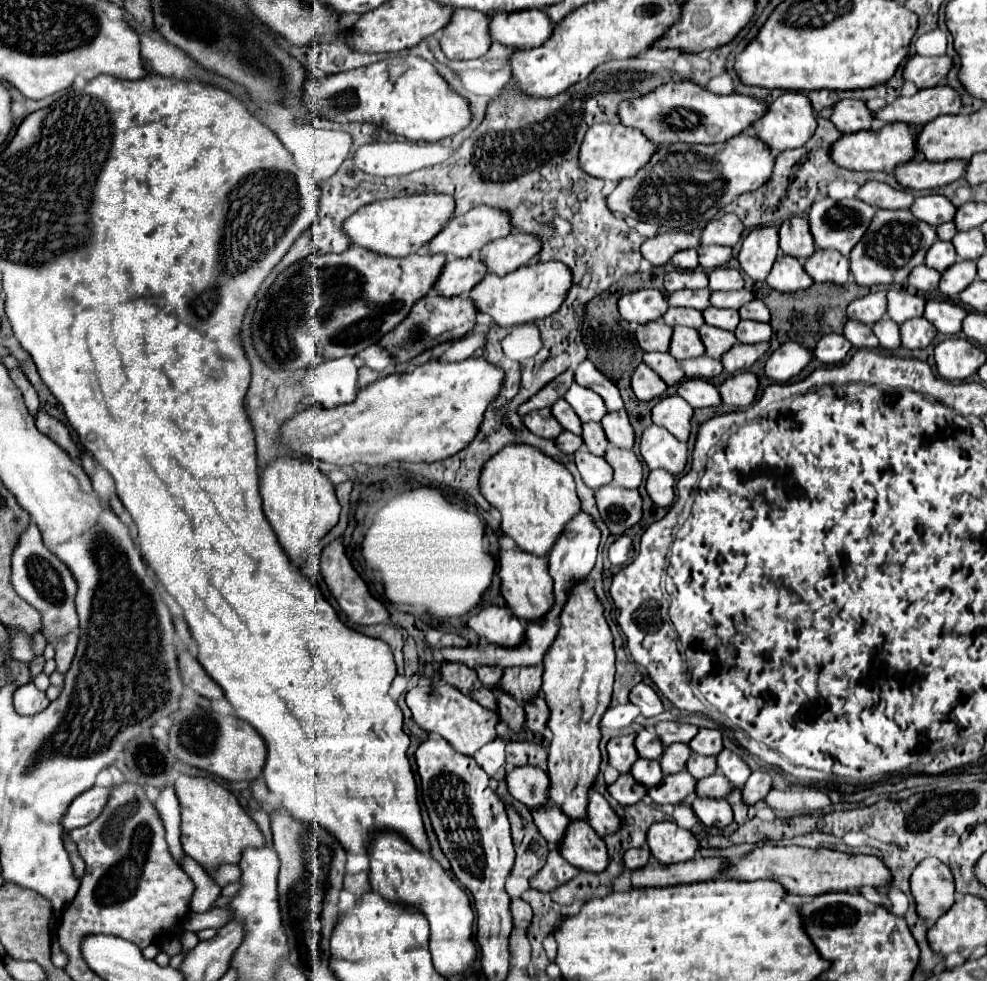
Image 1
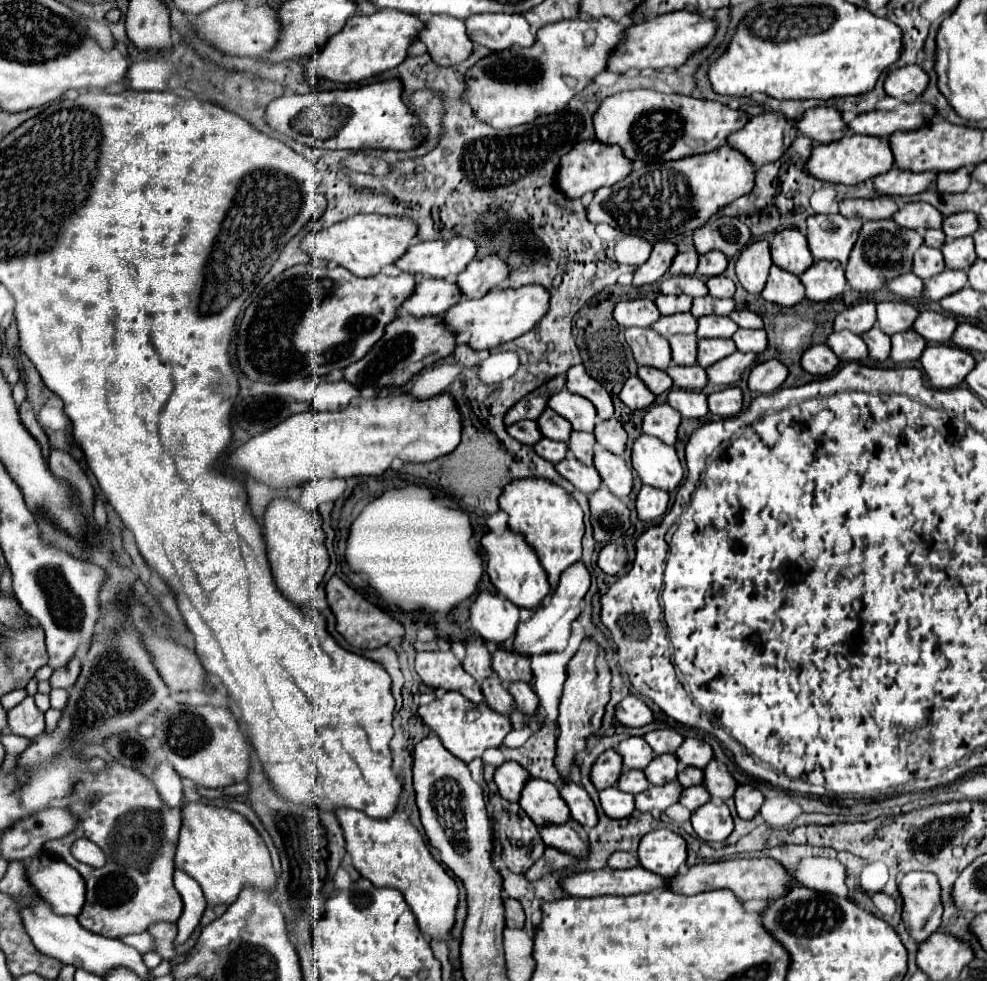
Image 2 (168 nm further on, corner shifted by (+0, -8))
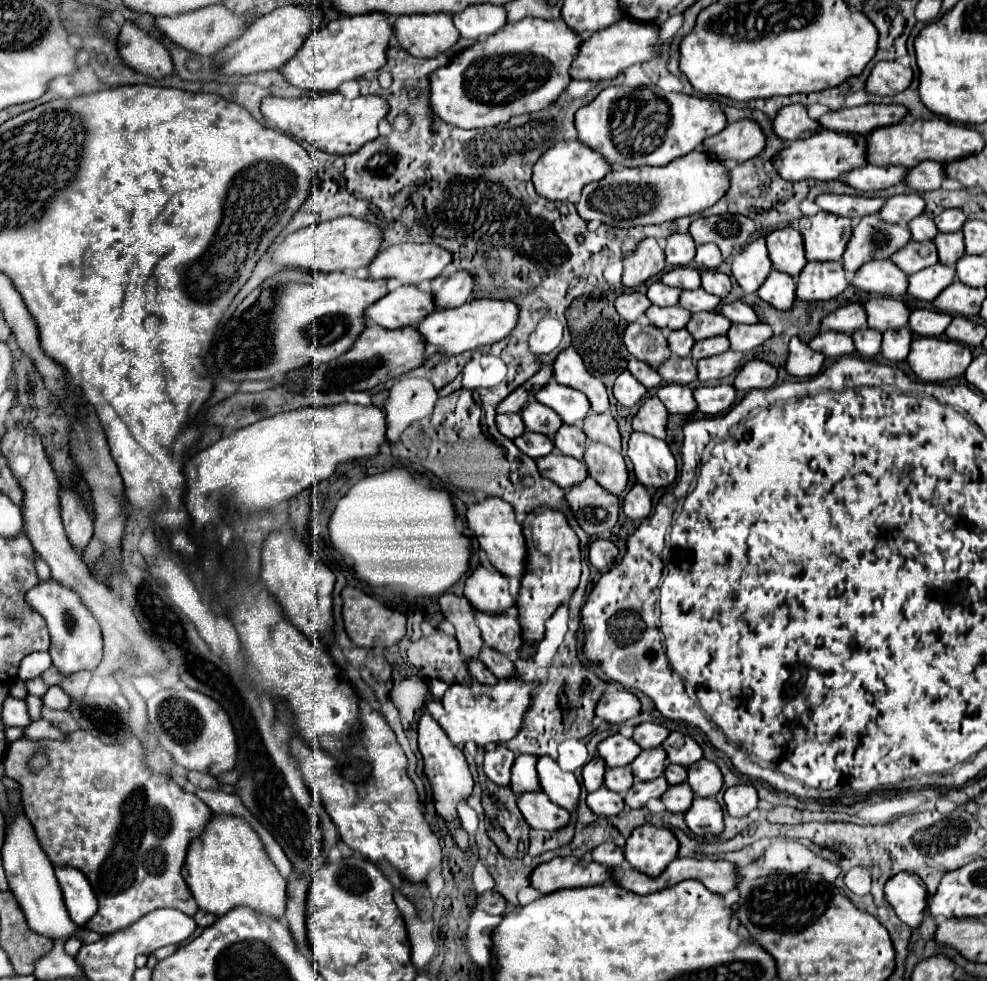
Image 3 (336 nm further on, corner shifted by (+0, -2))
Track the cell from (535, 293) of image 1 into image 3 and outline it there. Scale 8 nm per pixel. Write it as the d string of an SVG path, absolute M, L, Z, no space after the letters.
M470 296L470 300L458 308L442 308L442 310L436 310L430 316L426 316L418 324L418 332L424 336L426 344L438 346L440 352L460 354L466 350L474 350L474 348L480 348L486 344L500 342L516 328L518 318L520 318L520 306L510 298L500 300L500 298Z

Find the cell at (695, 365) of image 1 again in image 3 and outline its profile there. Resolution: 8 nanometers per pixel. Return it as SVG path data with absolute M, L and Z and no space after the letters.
M668 358L660 368L660 376L664 382L676 382L676 384L692 384L698 378L696 362L692 358Z

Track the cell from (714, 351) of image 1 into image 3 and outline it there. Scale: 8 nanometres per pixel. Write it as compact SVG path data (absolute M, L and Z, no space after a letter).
M712 336L712 338L704 338L704 340L694 342L692 358L694 358L694 360L710 358L710 356L716 356L716 354L726 352L728 348L730 348L730 344L728 344L728 336Z

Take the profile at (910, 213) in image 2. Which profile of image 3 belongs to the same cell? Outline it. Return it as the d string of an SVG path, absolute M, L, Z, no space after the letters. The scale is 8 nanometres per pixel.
M902 194L892 196L880 210L882 220L888 220L892 224L908 224L916 216L926 212L926 204L918 194Z

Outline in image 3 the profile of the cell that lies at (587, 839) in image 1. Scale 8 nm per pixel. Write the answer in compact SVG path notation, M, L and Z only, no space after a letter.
M524 794L518 796L518 808L524 814L530 828L558 832L566 824L570 824L570 814L564 808L552 804L544 794Z

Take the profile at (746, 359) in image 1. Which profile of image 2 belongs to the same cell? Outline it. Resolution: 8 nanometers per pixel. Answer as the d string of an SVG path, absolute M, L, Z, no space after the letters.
M734 352L734 354L726 356L724 360L706 368L708 380L712 384L718 384L718 386L730 386L736 380L740 380L740 376L754 362L754 358L756 358L756 354L752 354L752 352L746 352L746 354L744 352Z

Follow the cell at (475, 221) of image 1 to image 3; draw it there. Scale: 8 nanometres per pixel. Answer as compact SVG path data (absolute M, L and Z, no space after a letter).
M396 244L384 248L368 266L370 278L398 278L404 284L434 280L452 262L452 252L438 244Z

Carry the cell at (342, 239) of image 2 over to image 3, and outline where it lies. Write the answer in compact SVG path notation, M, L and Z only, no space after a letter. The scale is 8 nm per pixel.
M340 216L328 222L318 222L290 234L274 252L274 262L286 268L308 268L312 272L332 270L358 270L368 266L384 242L384 232L378 224L356 216Z

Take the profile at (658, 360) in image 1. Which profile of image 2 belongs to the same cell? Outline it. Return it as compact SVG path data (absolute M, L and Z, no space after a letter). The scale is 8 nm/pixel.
M638 368L638 378L650 388L652 394L662 394L672 388L670 376L656 368Z

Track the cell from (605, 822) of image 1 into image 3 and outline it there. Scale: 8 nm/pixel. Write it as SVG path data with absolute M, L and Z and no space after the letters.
M542 756L538 758L536 764L538 776L540 776L540 786L548 794L548 798L562 806L568 812L578 810L578 800L580 800L580 784L572 772L560 770L556 760Z

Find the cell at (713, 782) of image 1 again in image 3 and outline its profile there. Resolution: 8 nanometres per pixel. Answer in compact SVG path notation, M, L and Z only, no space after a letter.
M682 782L682 784L670 786L668 792L662 796L662 802L670 812L686 812L694 802L694 792L688 786L688 782Z

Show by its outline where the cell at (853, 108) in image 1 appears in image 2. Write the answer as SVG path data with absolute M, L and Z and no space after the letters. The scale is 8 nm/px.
M812 108L806 110L796 122L794 122L798 134L812 138L816 144L828 144L844 138L848 132L846 122L840 118L840 112L834 108Z

